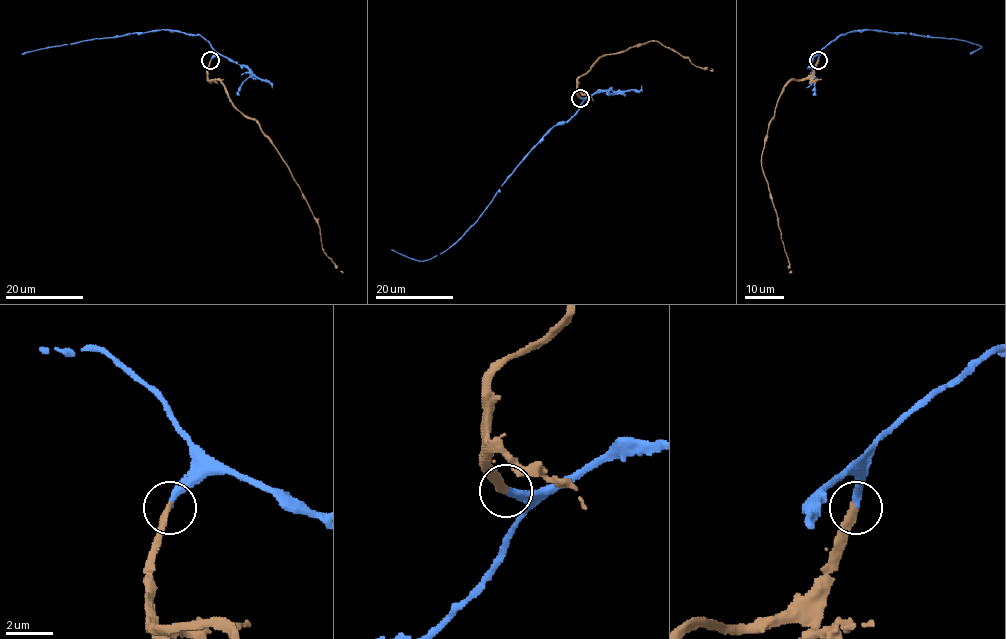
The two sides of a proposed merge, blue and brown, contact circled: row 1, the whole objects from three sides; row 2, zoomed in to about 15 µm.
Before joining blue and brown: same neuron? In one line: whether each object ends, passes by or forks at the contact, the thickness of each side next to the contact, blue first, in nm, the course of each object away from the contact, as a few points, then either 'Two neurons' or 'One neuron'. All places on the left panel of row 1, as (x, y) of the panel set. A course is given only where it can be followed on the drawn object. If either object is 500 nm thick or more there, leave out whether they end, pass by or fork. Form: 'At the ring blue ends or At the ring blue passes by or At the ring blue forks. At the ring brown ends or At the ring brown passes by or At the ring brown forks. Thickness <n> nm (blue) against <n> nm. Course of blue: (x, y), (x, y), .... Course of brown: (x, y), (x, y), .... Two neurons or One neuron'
At the ring blue ends. At the ring brown ends. Thickness 300 nm (blue) against 320 nm. Course of blue: (211, 60), (213, 50), (204, 38), (160, 29), (85, 40), (22, 54). Course of brown: (211, 60), (208, 79), (218, 79), (232, 103), (259, 125), (301, 192), (319, 226), (323, 251), (343, 273). One neuron

